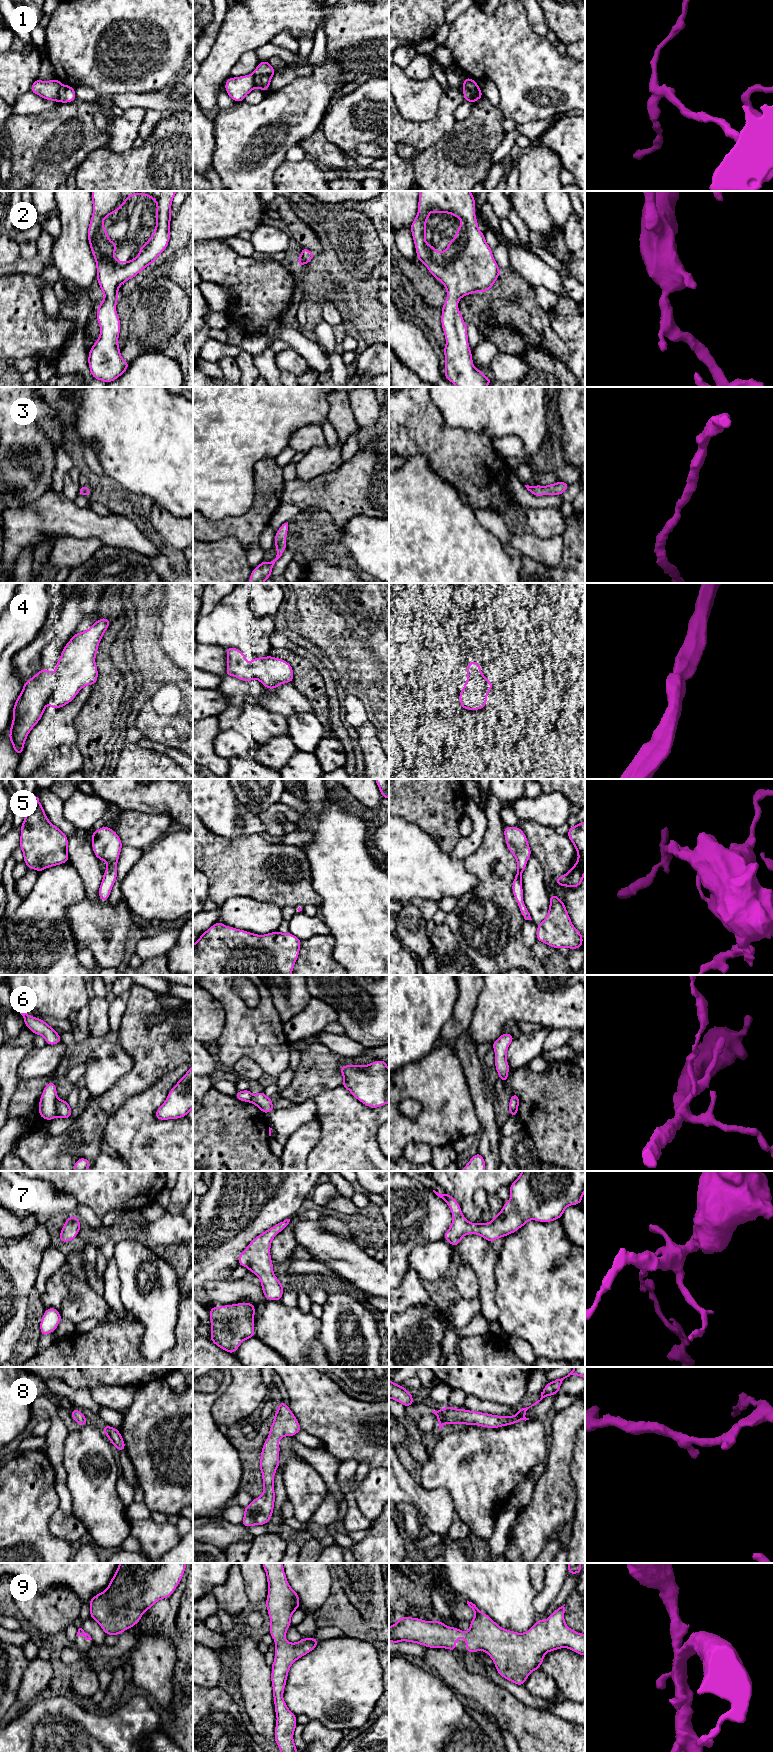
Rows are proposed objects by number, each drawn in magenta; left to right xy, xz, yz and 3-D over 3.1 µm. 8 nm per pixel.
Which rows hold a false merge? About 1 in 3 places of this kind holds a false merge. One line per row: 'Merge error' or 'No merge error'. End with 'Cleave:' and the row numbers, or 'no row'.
1: Merge error
2: No merge error
3: No merge error
4: No merge error
5: No merge error
6: Merge error
7: No merge error
8: No merge error
9: No merge error
Cleave: 1, 6

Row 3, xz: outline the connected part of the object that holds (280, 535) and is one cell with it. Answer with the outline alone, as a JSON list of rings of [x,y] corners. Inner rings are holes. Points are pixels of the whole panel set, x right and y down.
[[[288,522],[282,524],[282,526],[275,533],[274,545],[277,549],[276,558],[271,562],[262,561],[257,567],[253,568],[253,571],[249,577],[249,583],[264,583],[264,581],[271,577],[272,568],[275,562],[282,556],[283,552],[287,548],[285,541],[288,533]]]

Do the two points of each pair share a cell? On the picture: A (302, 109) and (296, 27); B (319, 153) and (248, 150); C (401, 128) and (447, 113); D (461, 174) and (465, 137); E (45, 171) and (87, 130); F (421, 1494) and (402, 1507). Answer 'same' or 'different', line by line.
A: different
B: different
C: same
D: same
E: same
F: different

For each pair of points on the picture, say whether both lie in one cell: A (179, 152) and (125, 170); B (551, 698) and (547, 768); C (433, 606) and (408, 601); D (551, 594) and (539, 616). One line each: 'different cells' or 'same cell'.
A: same cell
B: different cells
C: different cells
D: same cell

